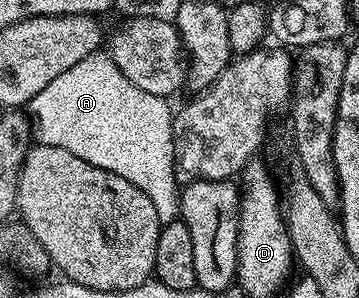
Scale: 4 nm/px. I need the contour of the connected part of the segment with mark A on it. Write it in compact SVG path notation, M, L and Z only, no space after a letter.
M98 51L86 56L75 66L56 76L51 84L38 93L28 104L34 119L34 134L44 146L67 149L74 156L87 160L98 168L114 172L136 185L156 207L157 220L166 225L177 219L180 212L180 184L177 183L177 158L174 148L174 123L171 103L136 87L120 70L107 53Z

